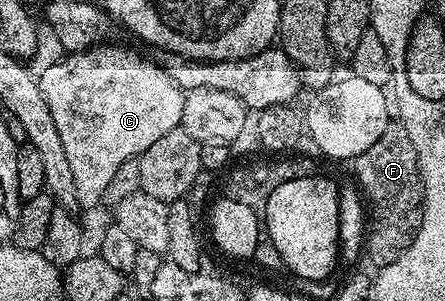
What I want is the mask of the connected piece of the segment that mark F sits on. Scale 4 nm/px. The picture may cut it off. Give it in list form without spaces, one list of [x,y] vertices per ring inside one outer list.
[[[389,123],[382,138],[378,138],[370,150],[356,157],[354,167],[355,183],[370,209],[366,216],[364,244],[372,244],[372,256],[386,267],[412,245],[422,226],[424,213],[424,187],[418,154],[414,154],[414,142],[410,142],[410,134],[406,134],[403,123]]]

